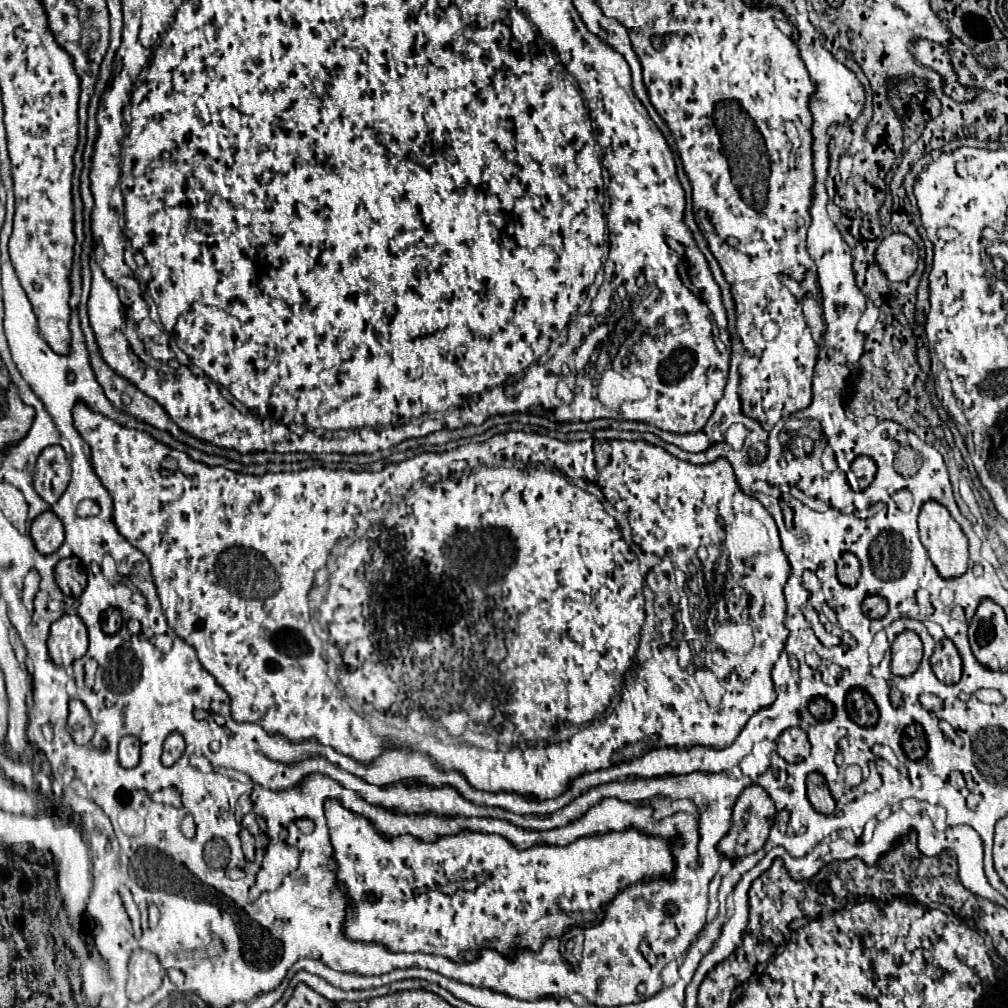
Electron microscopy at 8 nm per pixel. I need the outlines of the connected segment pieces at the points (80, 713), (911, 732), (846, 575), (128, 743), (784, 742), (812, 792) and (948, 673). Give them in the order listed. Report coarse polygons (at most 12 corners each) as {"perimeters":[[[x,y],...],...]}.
{"perimeters":[[[70,700],[68,728],[76,744],[90,744],[94,722],[80,700]],[[920,724],[902,732],[902,750],[910,760],[924,758],[926,740]],[[852,552],[838,558],[838,580],[854,586],[860,578],[860,562]],[[124,736],[118,750],[120,764],[132,768],[140,760],[140,740]],[[788,728],[776,742],[776,752],[786,762],[802,760],[802,746],[810,742],[800,728]],[[824,776],[806,778],[808,800],[822,814],[832,814],[836,802]],[[952,640],[936,642],[930,662],[940,682],[960,680],[962,658]]]}

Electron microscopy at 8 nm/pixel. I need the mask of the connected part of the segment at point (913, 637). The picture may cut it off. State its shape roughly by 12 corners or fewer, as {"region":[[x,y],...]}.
{"region":[[900,632],[892,642],[892,672],[910,676],[922,660],[920,636]]}

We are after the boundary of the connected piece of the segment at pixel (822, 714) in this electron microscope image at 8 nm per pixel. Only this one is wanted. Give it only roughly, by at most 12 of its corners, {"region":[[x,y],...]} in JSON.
{"region":[[823,697],[809,703],[808,710],[818,720],[830,720],[833,706]]}

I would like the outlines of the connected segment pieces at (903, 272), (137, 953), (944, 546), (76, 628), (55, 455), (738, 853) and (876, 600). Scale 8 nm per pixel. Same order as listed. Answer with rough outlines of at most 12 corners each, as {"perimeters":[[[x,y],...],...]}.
{"perimeters":[[[890,234],[876,250],[888,280],[904,282],[918,266],[918,246]],[[134,950],[128,998],[150,996],[166,976],[156,954]],[[940,502],[918,516],[922,544],[942,578],[968,568],[968,538]],[[64,614],[50,628],[50,658],[66,668],[88,650],[80,616]],[[62,446],[42,450],[34,490],[54,504],[72,470]],[[768,792],[740,794],[718,850],[742,858],[760,850],[776,818]],[[866,596],[862,610],[868,618],[882,618],[888,602],[882,596]]]}

